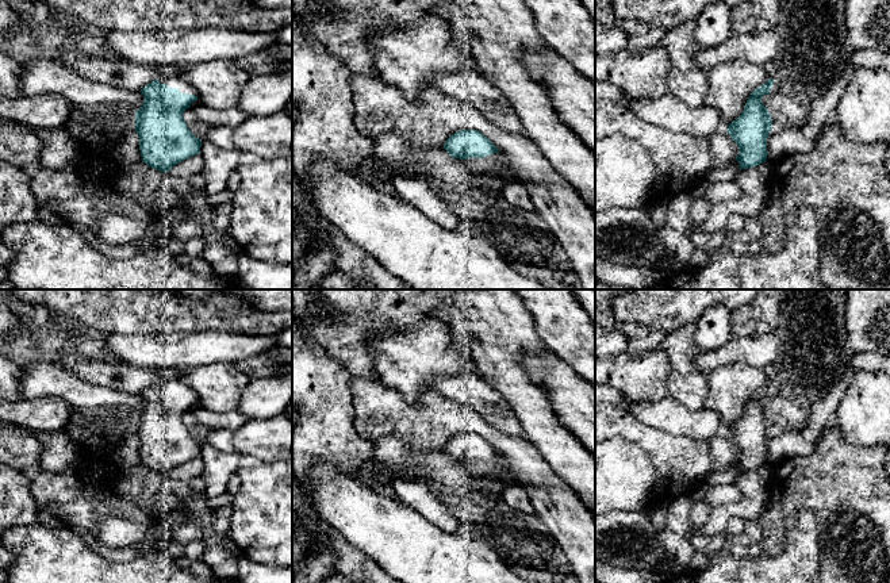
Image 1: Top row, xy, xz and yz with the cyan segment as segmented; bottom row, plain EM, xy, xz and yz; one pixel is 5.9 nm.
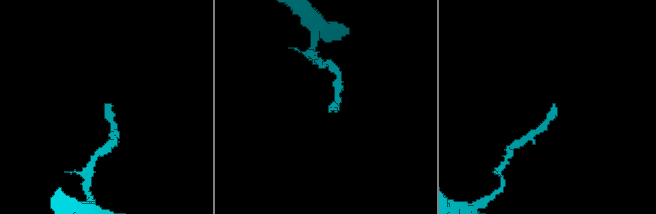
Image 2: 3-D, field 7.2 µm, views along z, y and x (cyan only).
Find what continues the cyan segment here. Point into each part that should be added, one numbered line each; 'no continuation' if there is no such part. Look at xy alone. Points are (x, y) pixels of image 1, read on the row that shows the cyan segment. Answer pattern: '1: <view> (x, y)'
1: xy (169, 75)

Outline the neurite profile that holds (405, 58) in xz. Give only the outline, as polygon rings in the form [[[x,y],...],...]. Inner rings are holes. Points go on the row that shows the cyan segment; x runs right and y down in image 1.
[[[429,15],[407,28],[376,27],[367,38],[367,45],[375,57],[373,66],[383,83],[399,89],[408,100],[415,100],[421,92],[431,88],[431,73],[453,73],[477,69],[472,47],[460,50],[453,45],[453,27],[449,19]]]

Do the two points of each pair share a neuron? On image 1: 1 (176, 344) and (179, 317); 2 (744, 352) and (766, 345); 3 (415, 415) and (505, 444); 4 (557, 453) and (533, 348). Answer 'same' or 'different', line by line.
1: different
2: same
3: same
4: same

